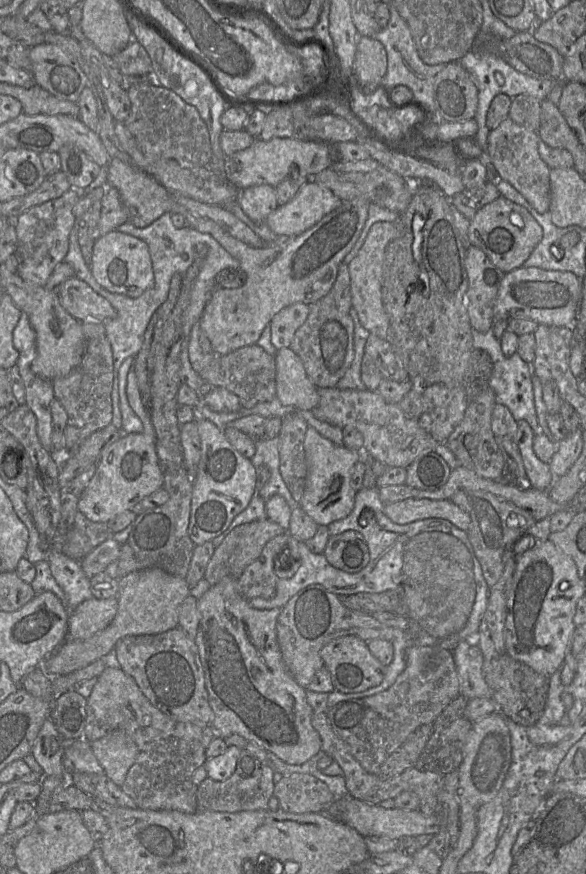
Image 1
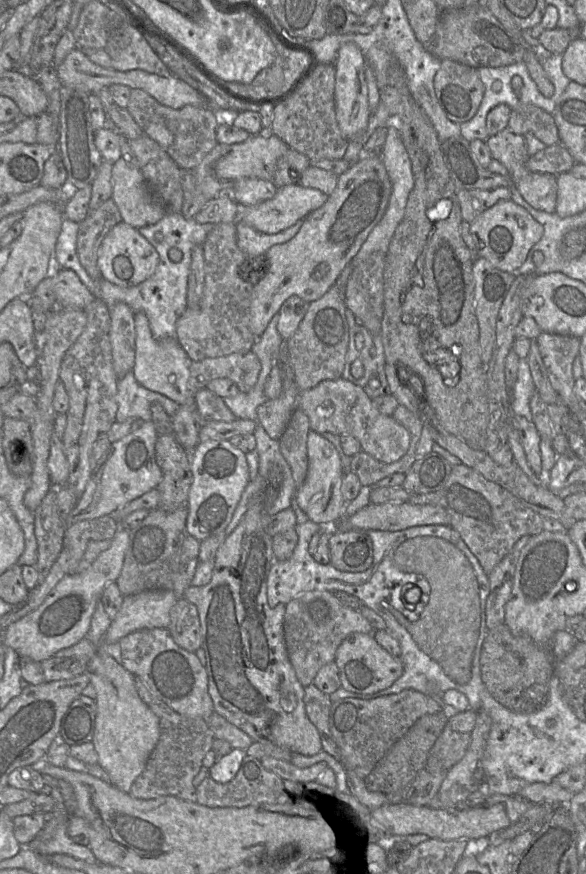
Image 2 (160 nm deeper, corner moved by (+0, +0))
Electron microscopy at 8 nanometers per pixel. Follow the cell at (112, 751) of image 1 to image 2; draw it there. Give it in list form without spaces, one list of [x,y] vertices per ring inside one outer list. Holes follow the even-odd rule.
[[[95,654],[87,664],[85,674],[96,691],[97,711],[92,739],[98,764],[105,770],[110,783],[128,793],[142,773],[160,736],[159,719],[139,697],[136,677],[110,656]]]

